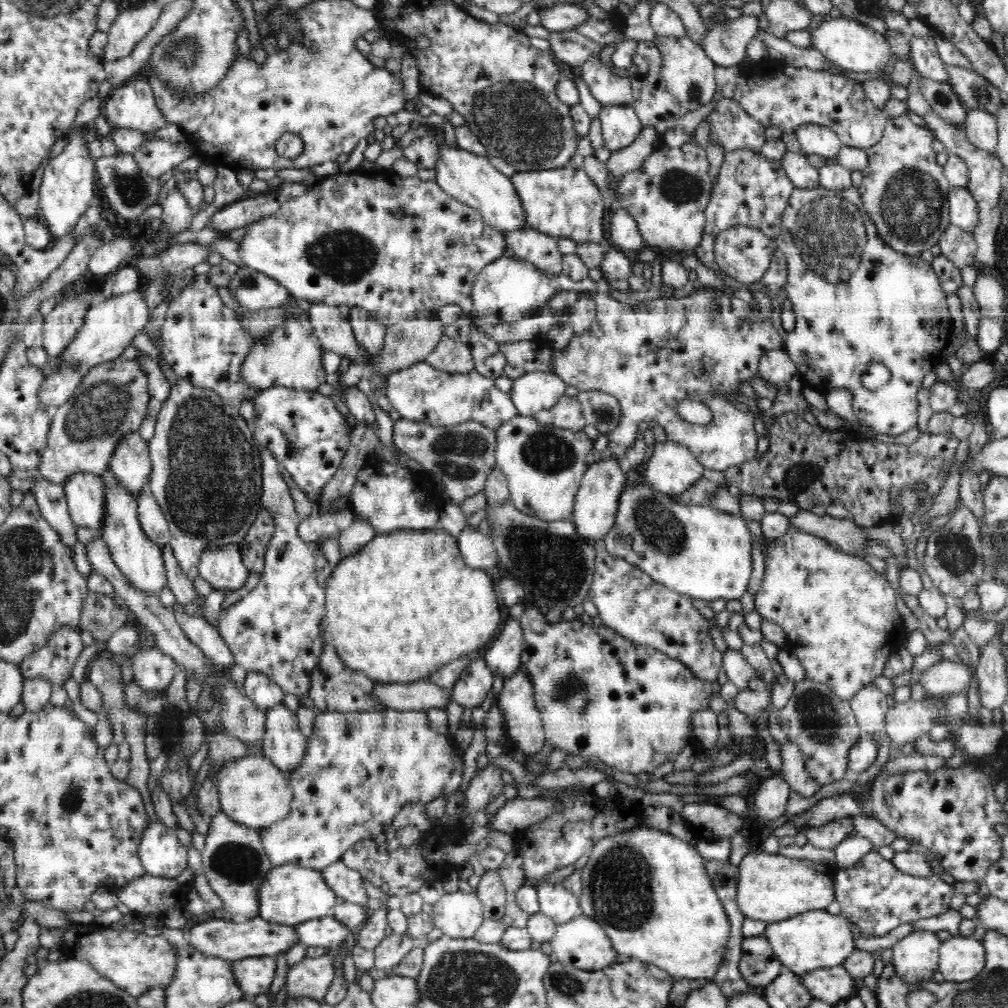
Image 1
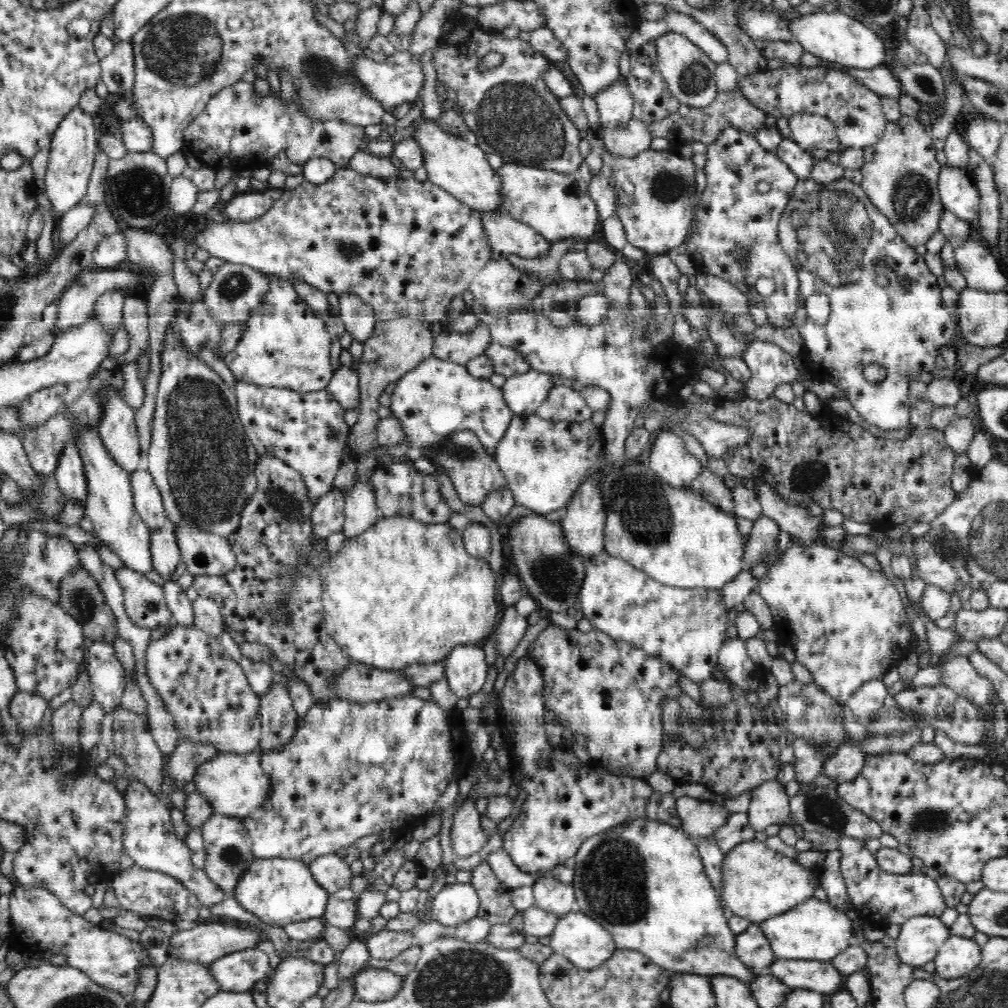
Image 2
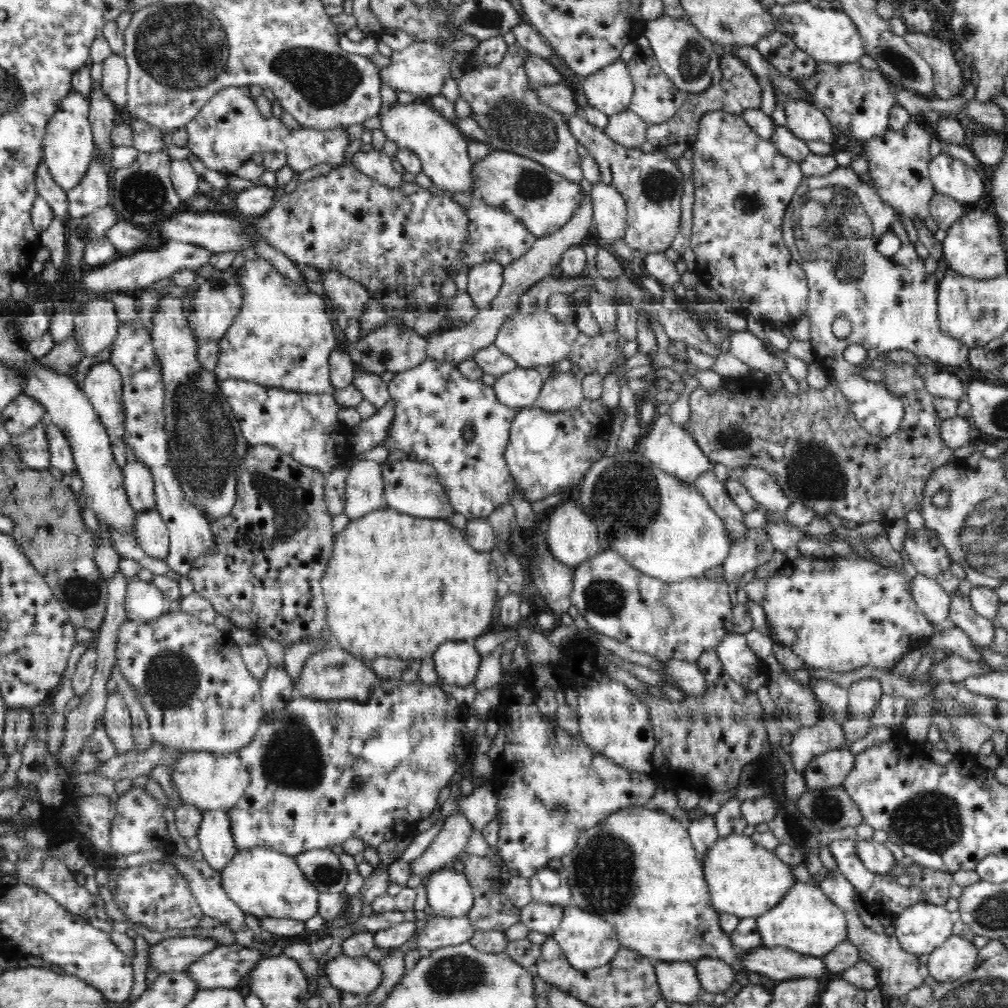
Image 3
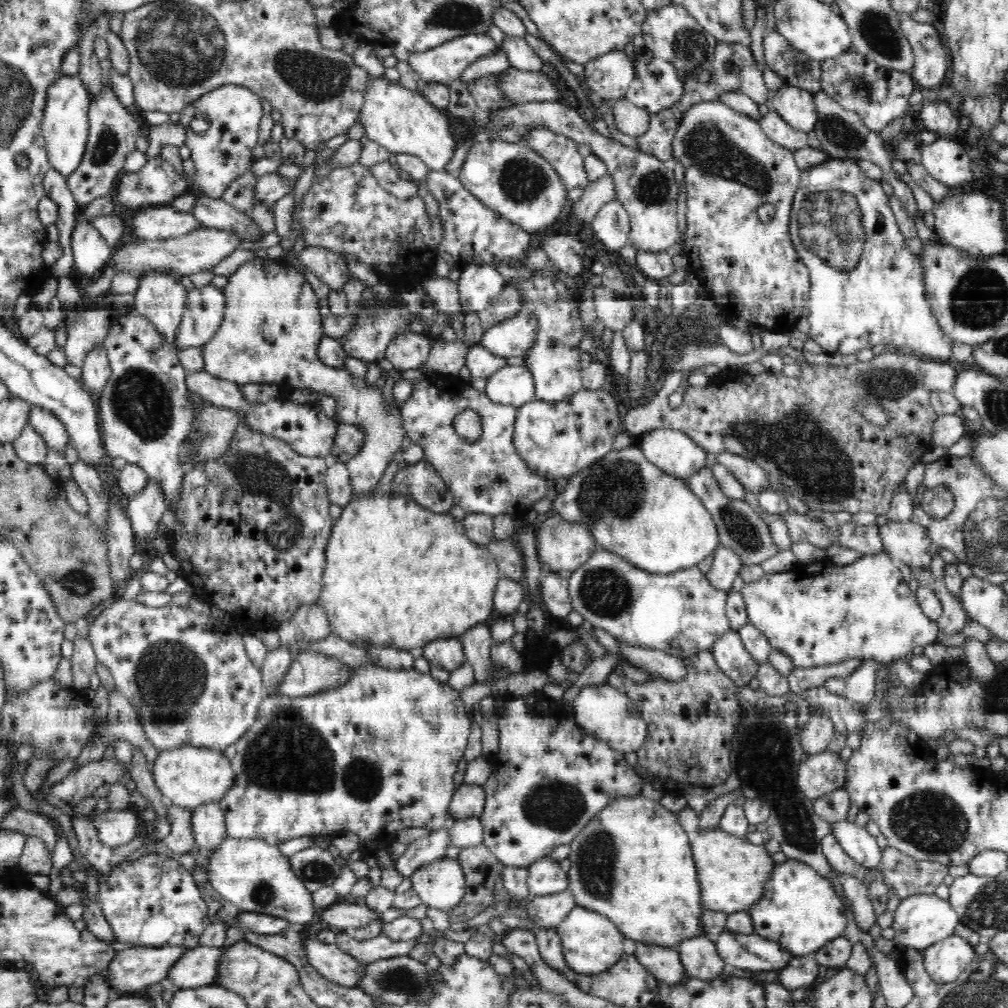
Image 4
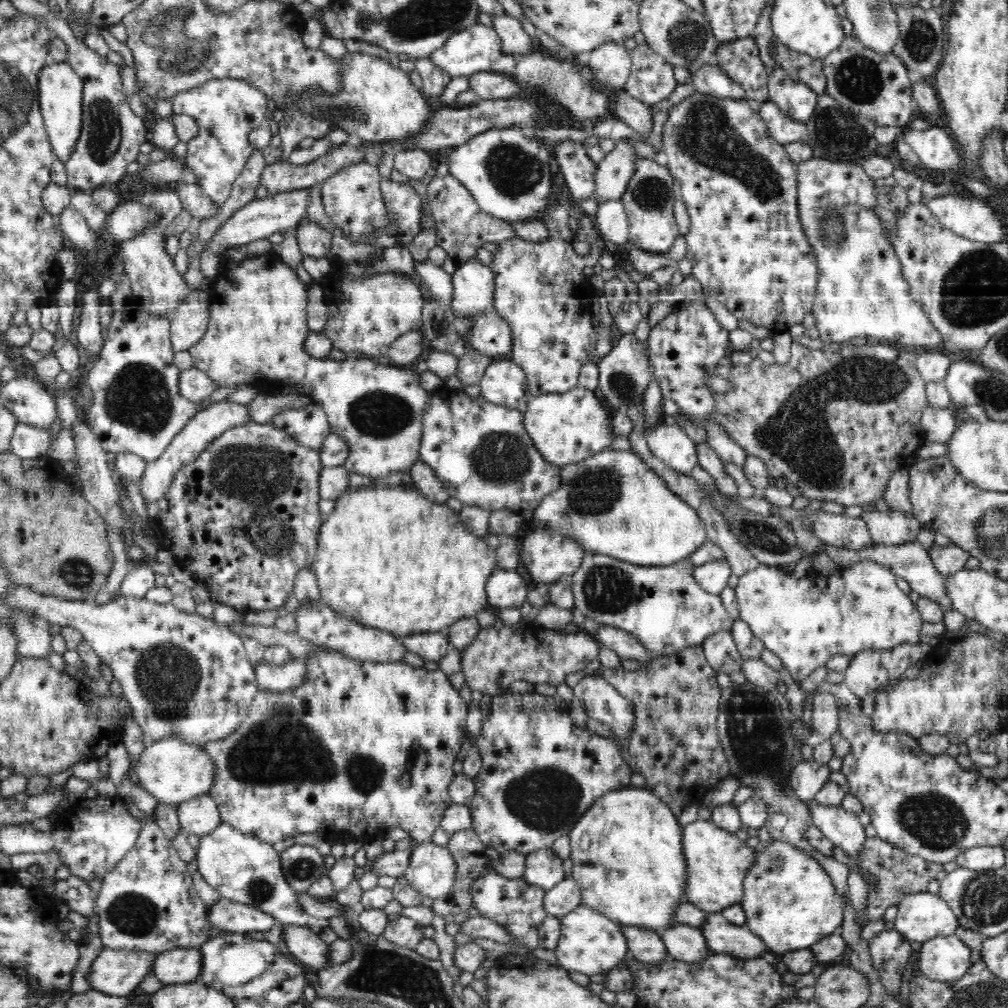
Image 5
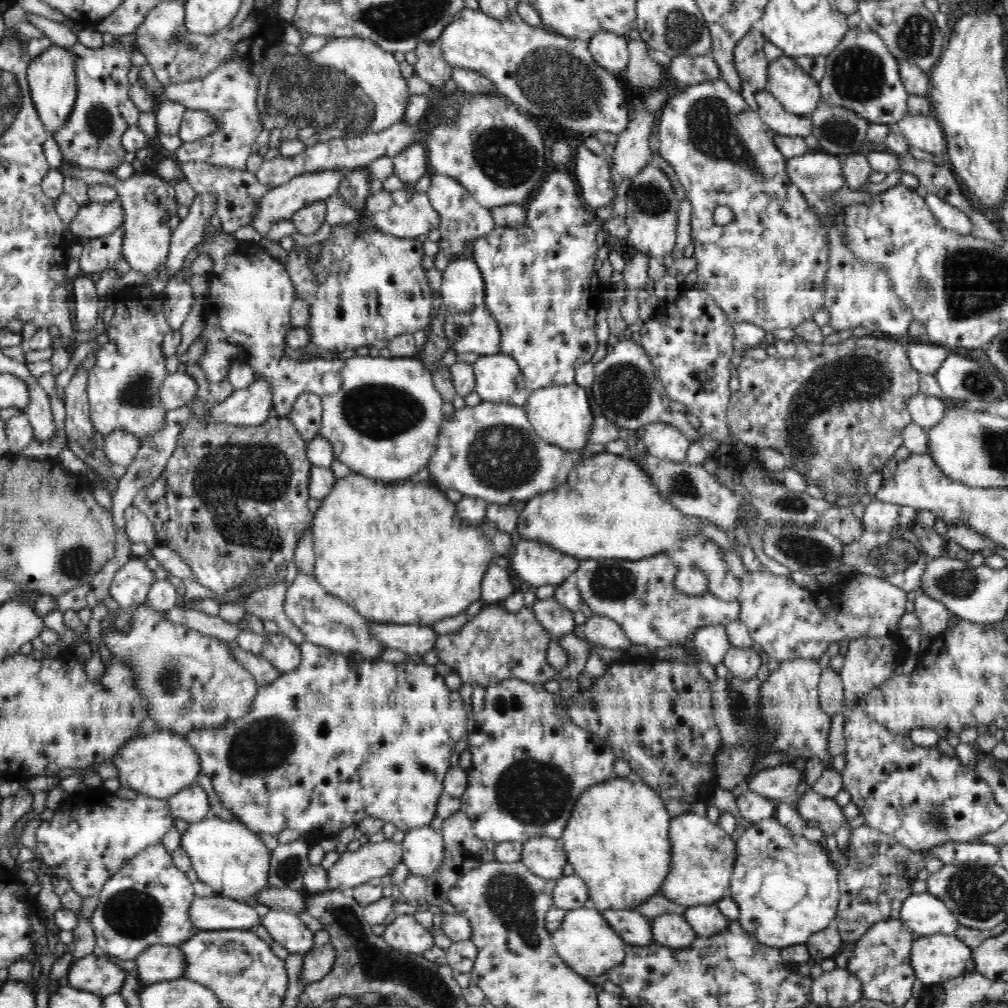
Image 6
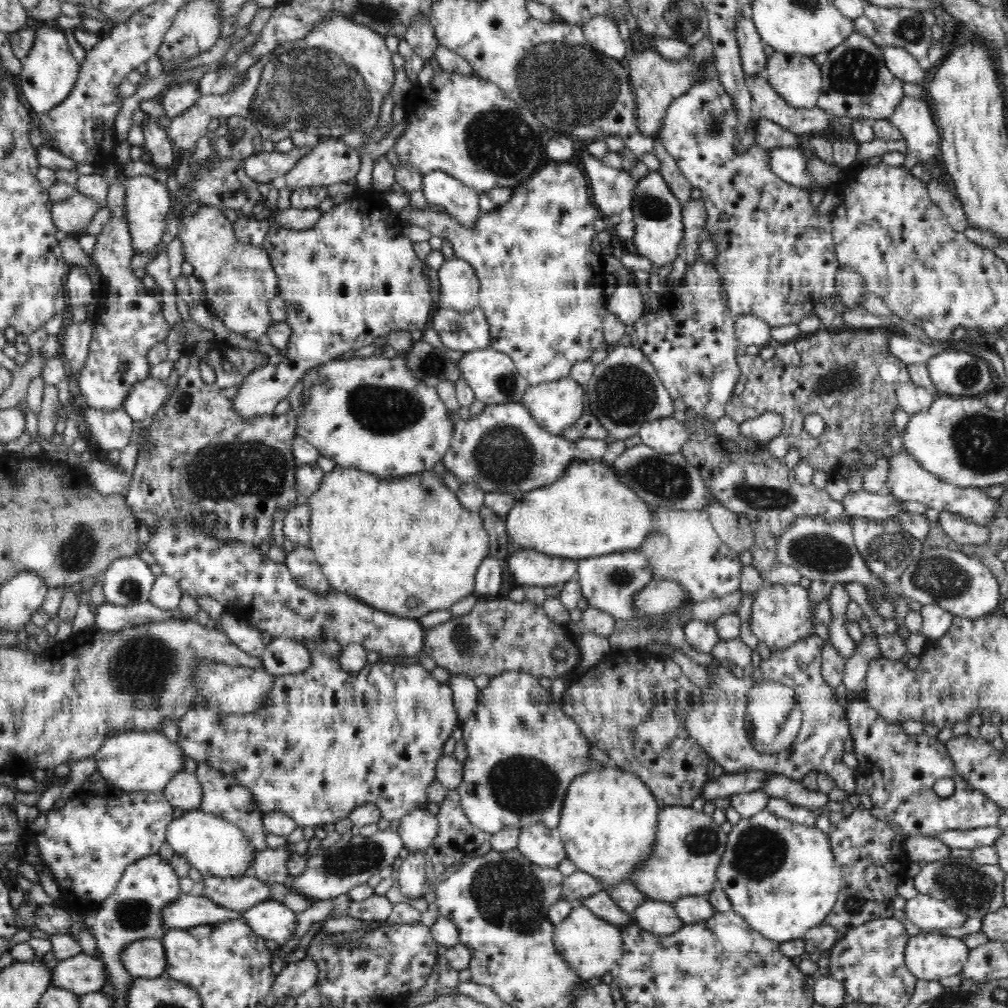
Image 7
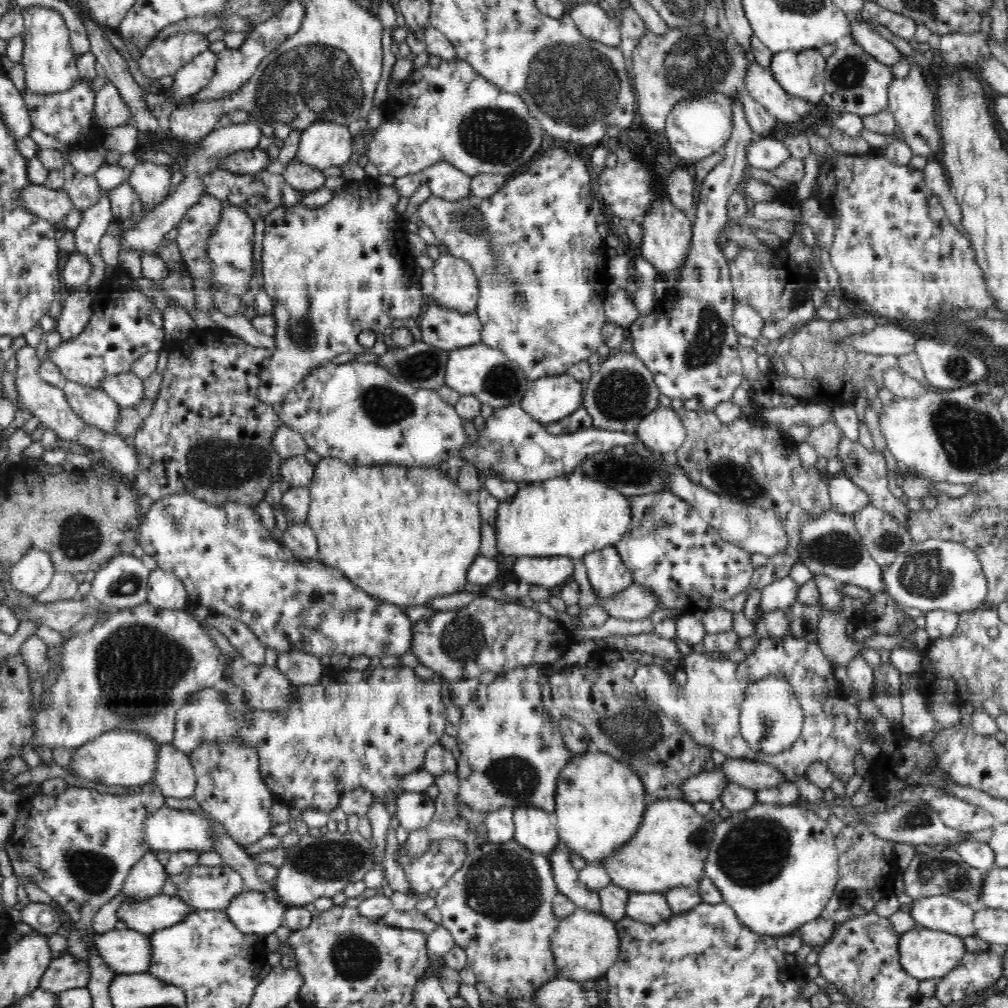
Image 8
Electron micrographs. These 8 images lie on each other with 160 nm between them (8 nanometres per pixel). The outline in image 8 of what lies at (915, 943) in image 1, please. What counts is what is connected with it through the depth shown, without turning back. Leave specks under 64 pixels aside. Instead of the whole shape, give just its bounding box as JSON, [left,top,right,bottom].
[910,895,975,937]

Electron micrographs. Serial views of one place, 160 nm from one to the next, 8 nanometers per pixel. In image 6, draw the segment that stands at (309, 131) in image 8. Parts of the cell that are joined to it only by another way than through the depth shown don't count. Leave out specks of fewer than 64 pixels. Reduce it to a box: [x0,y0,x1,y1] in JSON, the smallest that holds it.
[250,168,351,234]

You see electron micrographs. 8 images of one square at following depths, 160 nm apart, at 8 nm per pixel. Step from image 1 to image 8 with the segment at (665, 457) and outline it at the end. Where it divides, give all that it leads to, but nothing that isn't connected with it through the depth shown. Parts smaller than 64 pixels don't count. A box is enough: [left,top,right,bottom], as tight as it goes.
[635,407,688,455]

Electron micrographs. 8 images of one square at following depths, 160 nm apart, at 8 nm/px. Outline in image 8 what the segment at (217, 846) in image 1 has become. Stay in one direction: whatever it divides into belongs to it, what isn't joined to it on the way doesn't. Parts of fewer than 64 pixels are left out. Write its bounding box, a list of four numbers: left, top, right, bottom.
[152,742,197,798]

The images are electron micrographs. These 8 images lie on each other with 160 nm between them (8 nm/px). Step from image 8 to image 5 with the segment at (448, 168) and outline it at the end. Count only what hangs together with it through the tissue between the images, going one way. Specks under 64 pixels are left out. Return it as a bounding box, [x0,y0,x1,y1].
[427,174,516,264]

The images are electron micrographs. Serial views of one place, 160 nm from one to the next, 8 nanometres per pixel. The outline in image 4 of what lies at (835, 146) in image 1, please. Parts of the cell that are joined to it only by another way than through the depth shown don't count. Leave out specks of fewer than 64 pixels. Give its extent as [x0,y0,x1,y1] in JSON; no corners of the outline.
[770,83,818,133]

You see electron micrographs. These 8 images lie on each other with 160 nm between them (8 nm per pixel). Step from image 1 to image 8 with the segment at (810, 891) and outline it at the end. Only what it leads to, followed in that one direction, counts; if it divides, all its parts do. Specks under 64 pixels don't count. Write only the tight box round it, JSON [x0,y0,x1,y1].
[602,800,714,893]

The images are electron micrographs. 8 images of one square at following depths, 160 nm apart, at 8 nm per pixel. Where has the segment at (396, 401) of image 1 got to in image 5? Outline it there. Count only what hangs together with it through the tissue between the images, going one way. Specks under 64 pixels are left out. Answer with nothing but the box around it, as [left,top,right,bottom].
[419,384,561,514]

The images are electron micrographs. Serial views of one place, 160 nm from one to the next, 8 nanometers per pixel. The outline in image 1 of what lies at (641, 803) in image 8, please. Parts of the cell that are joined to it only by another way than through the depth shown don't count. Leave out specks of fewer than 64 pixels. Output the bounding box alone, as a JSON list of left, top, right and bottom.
[579,825,731,979]

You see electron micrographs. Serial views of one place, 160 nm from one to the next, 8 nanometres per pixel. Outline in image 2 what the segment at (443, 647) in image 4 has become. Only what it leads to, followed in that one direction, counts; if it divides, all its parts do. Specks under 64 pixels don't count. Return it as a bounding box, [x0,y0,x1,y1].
[443,645,488,698]

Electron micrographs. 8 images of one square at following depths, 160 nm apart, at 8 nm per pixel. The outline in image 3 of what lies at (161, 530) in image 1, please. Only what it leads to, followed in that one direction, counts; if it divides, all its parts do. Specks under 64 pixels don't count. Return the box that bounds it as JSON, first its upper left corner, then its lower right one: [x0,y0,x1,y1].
[121,462,156,511]

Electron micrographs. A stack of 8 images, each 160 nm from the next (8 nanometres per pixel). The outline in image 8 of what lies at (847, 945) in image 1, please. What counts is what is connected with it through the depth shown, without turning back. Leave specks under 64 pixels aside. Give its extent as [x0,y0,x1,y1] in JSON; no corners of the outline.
[703,801,839,937]

